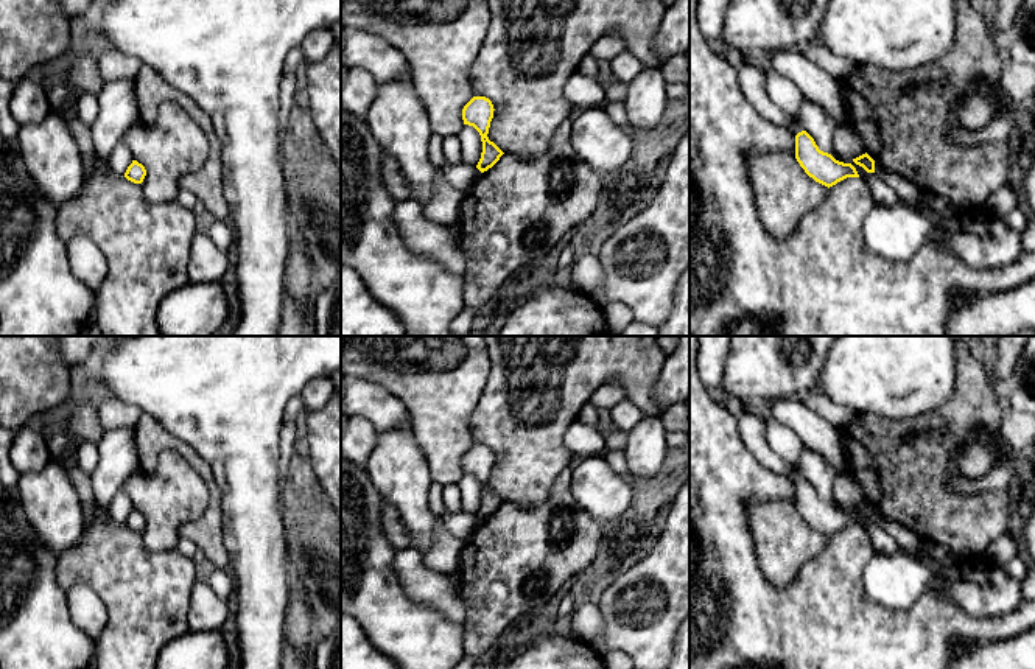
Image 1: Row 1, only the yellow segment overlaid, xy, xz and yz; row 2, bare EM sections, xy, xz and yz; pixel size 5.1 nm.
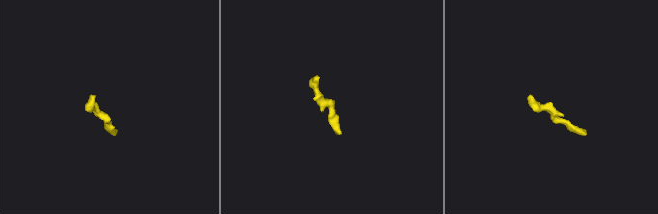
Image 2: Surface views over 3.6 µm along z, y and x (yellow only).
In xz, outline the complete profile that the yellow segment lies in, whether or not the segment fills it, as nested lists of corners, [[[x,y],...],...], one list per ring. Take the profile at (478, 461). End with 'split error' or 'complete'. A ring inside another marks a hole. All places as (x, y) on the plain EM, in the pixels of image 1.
[[[473,445],[462,457],[464,473],[473,475],[482,490],[482,501],[476,517],[484,521],[492,517],[504,503],[493,490],[489,489],[489,476],[493,467],[493,453],[486,445]]]; complete

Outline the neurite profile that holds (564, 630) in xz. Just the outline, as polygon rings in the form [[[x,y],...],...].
[[[559,624],[553,632],[539,635],[539,636],[532,638],[529,643],[526,643],[523,647],[515,649],[510,657],[507,657],[504,661],[501,661],[501,663],[500,663],[498,666],[495,666],[493,669],[506,669],[506,666],[507,666],[507,663],[509,663],[509,660],[510,660],[512,657],[515,657],[515,655],[525,652],[534,641],[537,641],[537,639],[546,636],[546,635],[562,635],[562,636],[576,638],[574,632],[573,632],[568,625]]]

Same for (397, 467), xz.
[[[412,422],[403,428],[381,431],[364,467],[384,503],[398,510],[411,546],[422,554],[430,552],[437,521],[430,509],[433,481]]]

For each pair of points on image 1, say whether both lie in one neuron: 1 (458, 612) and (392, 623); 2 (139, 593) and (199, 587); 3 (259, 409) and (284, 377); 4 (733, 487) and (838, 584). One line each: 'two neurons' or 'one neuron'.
1: two neurons
2: two neurons
3: one neuron
4: one neuron

